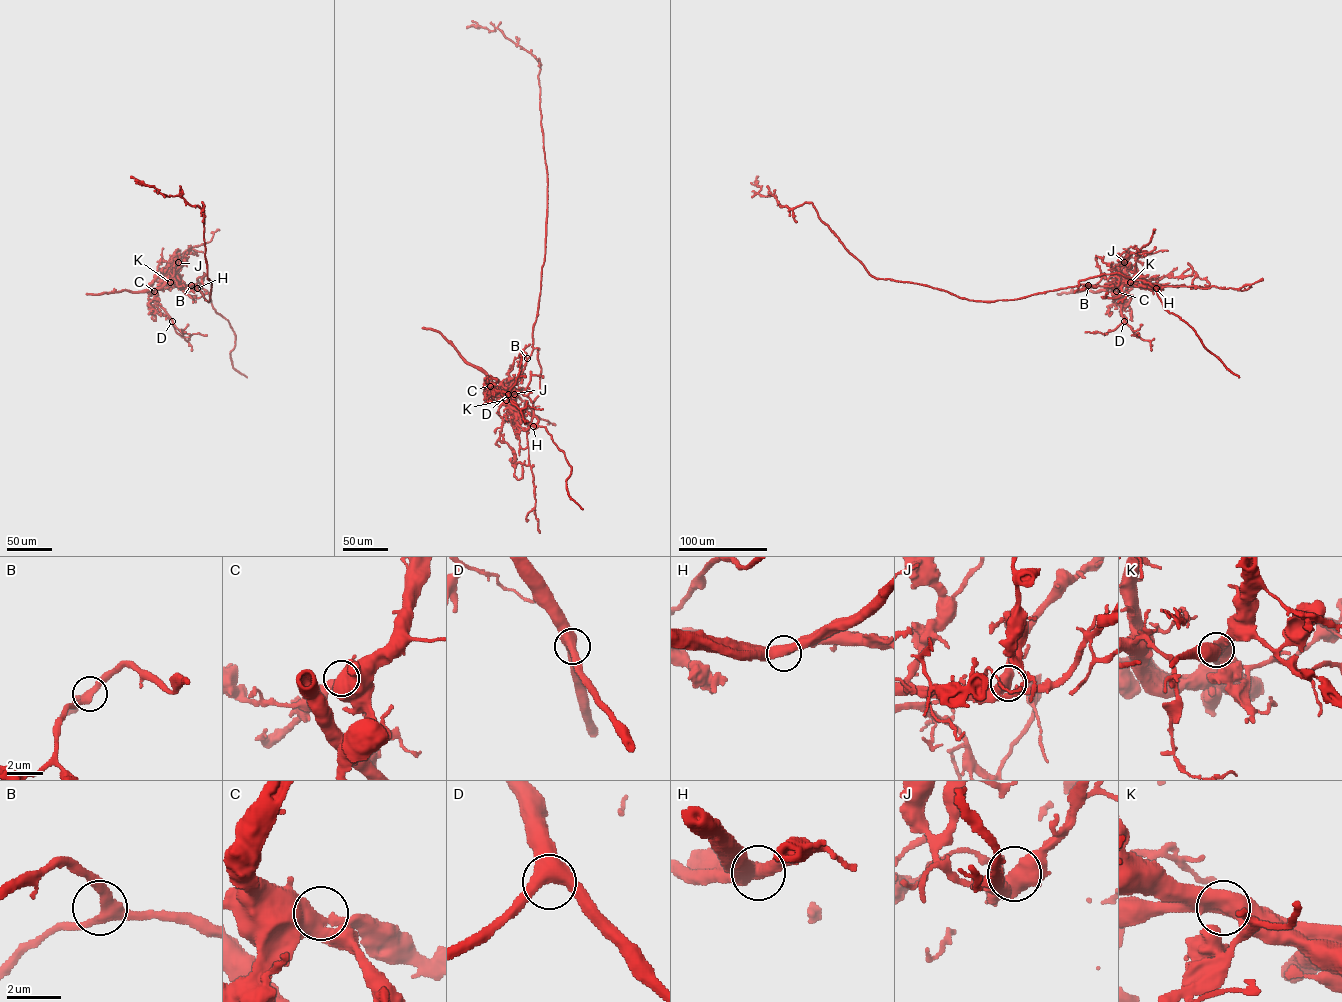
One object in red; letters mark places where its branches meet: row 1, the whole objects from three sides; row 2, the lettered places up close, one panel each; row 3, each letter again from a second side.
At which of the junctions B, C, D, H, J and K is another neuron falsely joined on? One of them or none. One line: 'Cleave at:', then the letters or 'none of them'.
Cleave at: K

